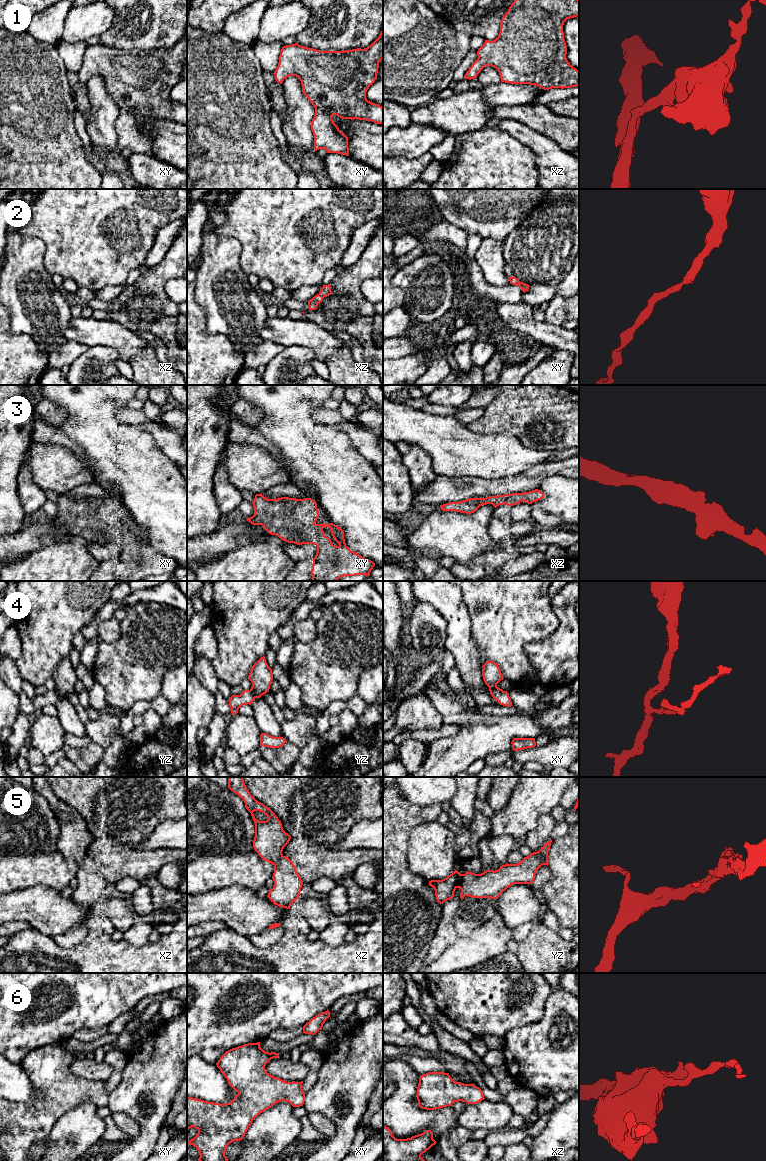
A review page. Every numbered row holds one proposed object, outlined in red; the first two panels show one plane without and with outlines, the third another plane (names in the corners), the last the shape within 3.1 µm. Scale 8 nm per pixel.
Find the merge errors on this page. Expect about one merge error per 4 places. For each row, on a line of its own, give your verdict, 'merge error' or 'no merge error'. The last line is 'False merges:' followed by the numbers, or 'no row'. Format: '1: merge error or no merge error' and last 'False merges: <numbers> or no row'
1: no merge error
2: no merge error
3: no merge error
4: no merge error
5: no merge error
6: no merge error
False merges: no row

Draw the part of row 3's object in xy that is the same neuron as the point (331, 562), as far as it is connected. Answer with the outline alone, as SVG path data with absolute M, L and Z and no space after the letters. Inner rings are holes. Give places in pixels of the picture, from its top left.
M256 494L252 502L254 515L247 518L247 521L253 525L262 525L271 535L278 536L281 540L297 545L314 544L317 546L317 552L313 558L312 581L337 581L344 576L370 575L375 563L365 559L358 553L351 551L345 543L344 531L337 525L317 524L319 517L317 503L311 498L296 499L281 497L277 499L268 499L260 494ZM329 527L333 538L339 544L335 546L332 541L324 534L323 529Z

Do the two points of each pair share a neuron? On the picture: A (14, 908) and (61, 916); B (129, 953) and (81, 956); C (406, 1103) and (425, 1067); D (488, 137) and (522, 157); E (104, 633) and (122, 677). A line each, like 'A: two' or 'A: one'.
A: one
B: one
C: two
D: one
E: two

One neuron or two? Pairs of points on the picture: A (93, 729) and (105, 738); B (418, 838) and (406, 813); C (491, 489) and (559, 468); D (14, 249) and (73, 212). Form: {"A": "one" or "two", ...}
{"A": "one", "B": "two", "C": "one", "D": "two"}

